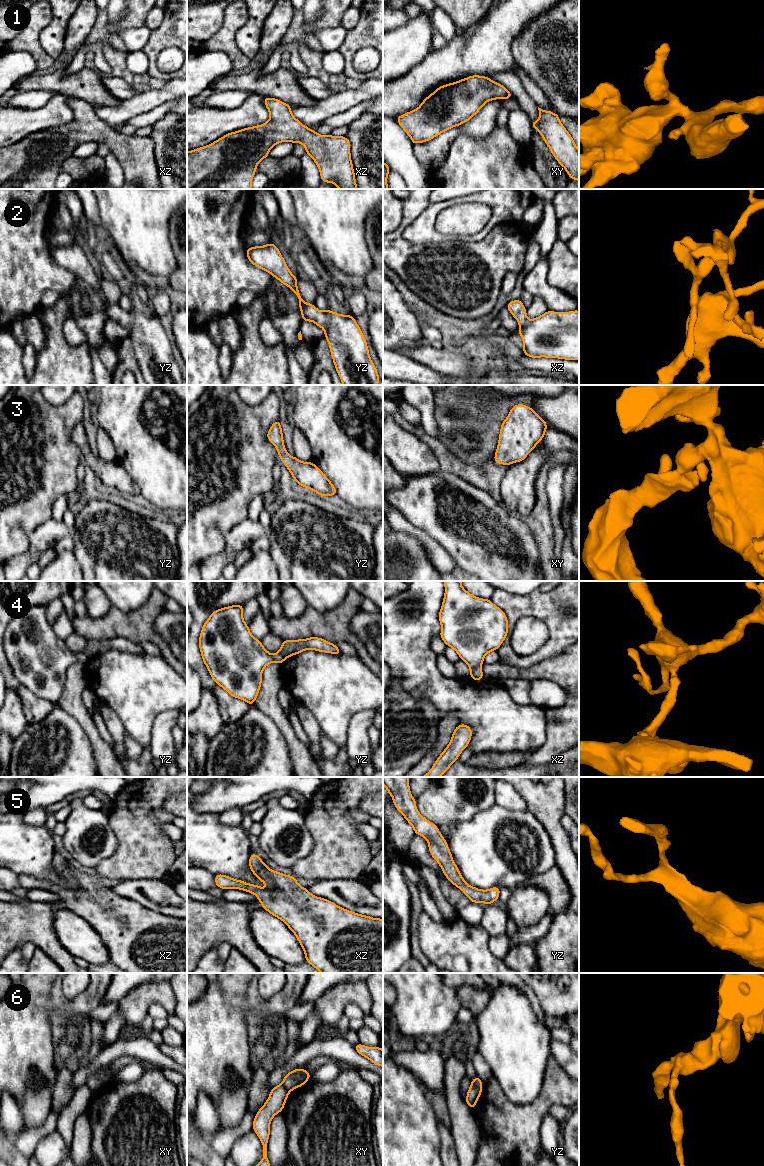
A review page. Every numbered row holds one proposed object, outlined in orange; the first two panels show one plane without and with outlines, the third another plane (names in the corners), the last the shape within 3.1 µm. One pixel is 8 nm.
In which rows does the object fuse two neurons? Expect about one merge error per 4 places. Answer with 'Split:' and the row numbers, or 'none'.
Split: 6

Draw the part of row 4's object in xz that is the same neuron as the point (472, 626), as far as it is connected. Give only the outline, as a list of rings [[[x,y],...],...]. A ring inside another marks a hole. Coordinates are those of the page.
[[[443,581],[443,583],[445,594],[438,615],[441,624],[440,638],[469,665],[470,678],[480,681],[483,679],[480,667],[485,655],[497,650],[508,635],[507,616],[490,599],[478,598],[467,592],[462,587],[461,581]]]

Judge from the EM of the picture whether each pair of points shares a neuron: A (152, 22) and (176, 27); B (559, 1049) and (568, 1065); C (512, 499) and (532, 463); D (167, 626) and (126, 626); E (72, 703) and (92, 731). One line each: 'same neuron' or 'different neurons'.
A: different neurons
B: same neuron
C: same neuron
D: different neurons
E: same neuron

